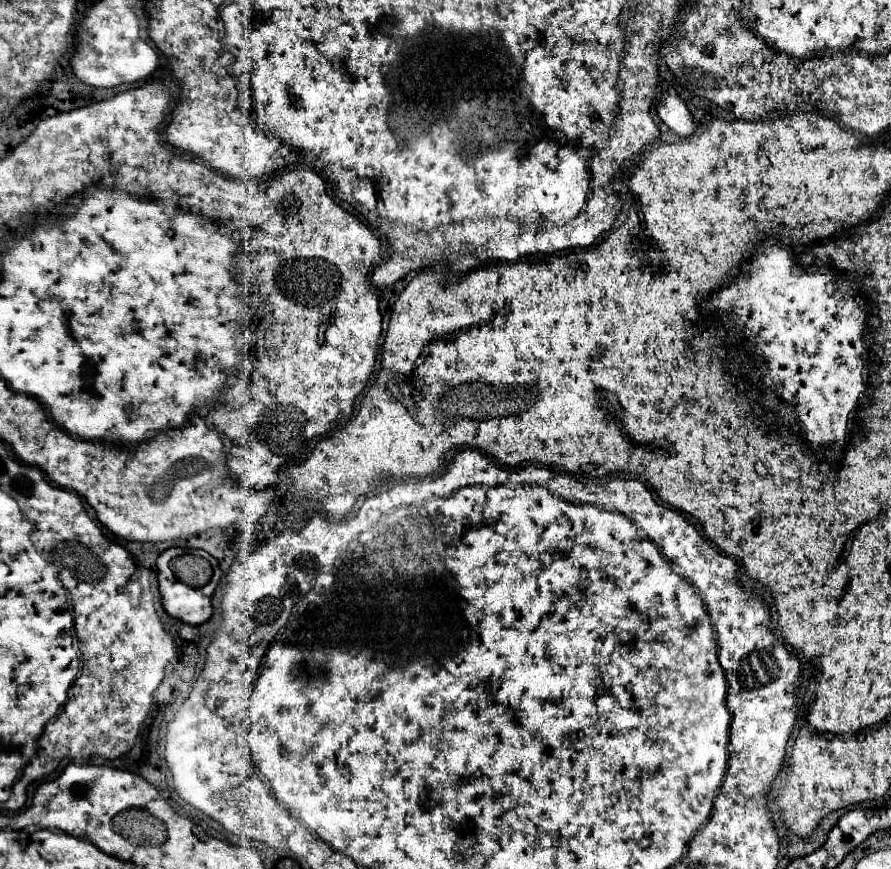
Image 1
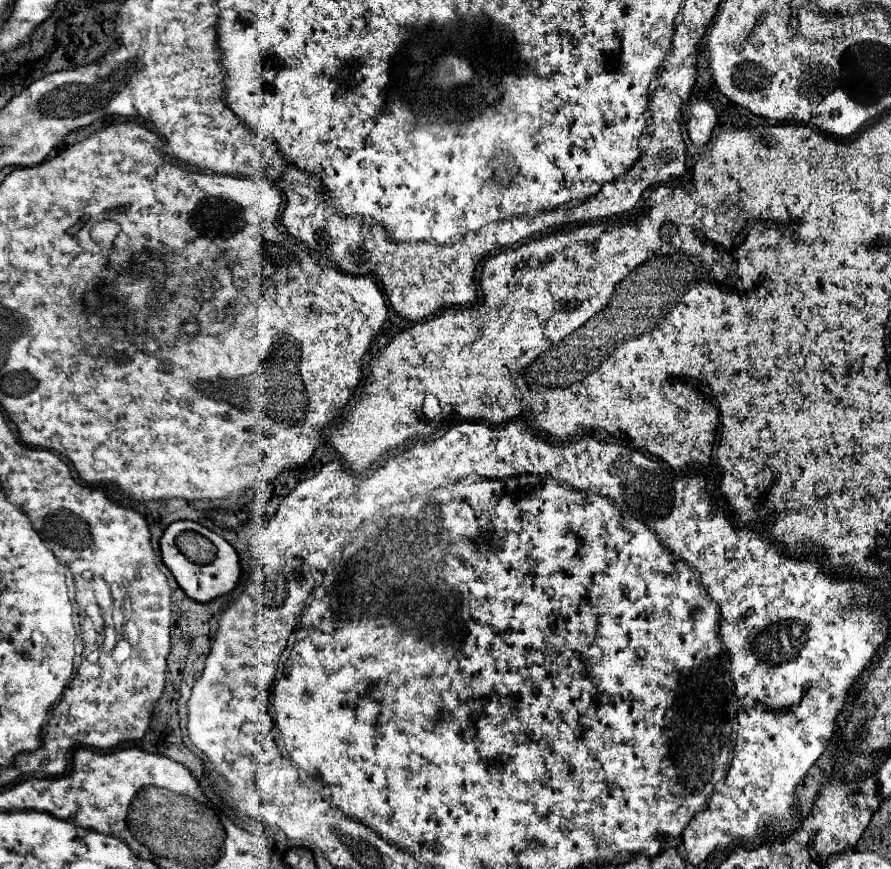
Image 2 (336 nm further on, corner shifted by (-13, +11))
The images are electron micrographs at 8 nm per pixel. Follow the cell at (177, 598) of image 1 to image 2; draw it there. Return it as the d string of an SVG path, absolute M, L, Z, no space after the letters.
M180 520L180 522L174 522L166 528L162 540L160 540L160 548L162 548L162 560L164 564L170 568L170 572L174 574L178 586L186 592L188 598L196 600L196 602L210 602L218 596L224 596L228 594L236 582L238 582L238 576L240 576L240 564L238 564L238 554L236 550L224 540L218 536L218 558L212 562L212 564L204 564L204 566L198 566L194 562L190 562L186 556L180 554L180 550L176 548L176 536L182 532L182 530L206 530L204 526L196 524L196 522L188 522L188 520Z

